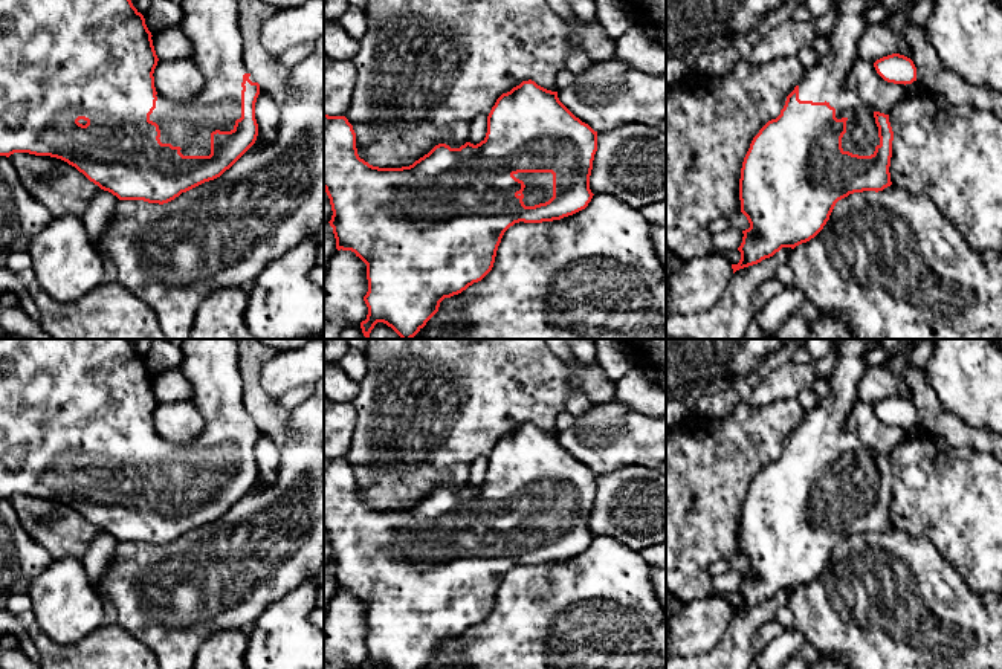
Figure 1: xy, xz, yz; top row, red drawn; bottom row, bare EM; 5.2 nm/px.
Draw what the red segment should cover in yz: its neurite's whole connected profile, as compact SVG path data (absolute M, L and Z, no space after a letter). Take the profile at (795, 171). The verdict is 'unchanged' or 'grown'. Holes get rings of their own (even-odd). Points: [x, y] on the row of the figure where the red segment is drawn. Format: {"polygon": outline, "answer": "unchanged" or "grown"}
{"polygon": "M837 0L839 18L828 35L831 53L819 57L816 66L805 69L799 84L787 96L781 115L768 121L753 137L739 179L741 212L747 217L750 228L742 231L742 243L738 247L741 260L732 264L733 273L773 257L782 247L794 249L814 238L829 220L836 203L849 194L878 192L892 185L889 166L894 131L889 115L874 112L846 86L846 76L858 60L858 41L868 27L866 11L880 3L881 0Z", "answer": "grown"}

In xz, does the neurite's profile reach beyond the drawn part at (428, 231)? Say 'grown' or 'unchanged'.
grown

